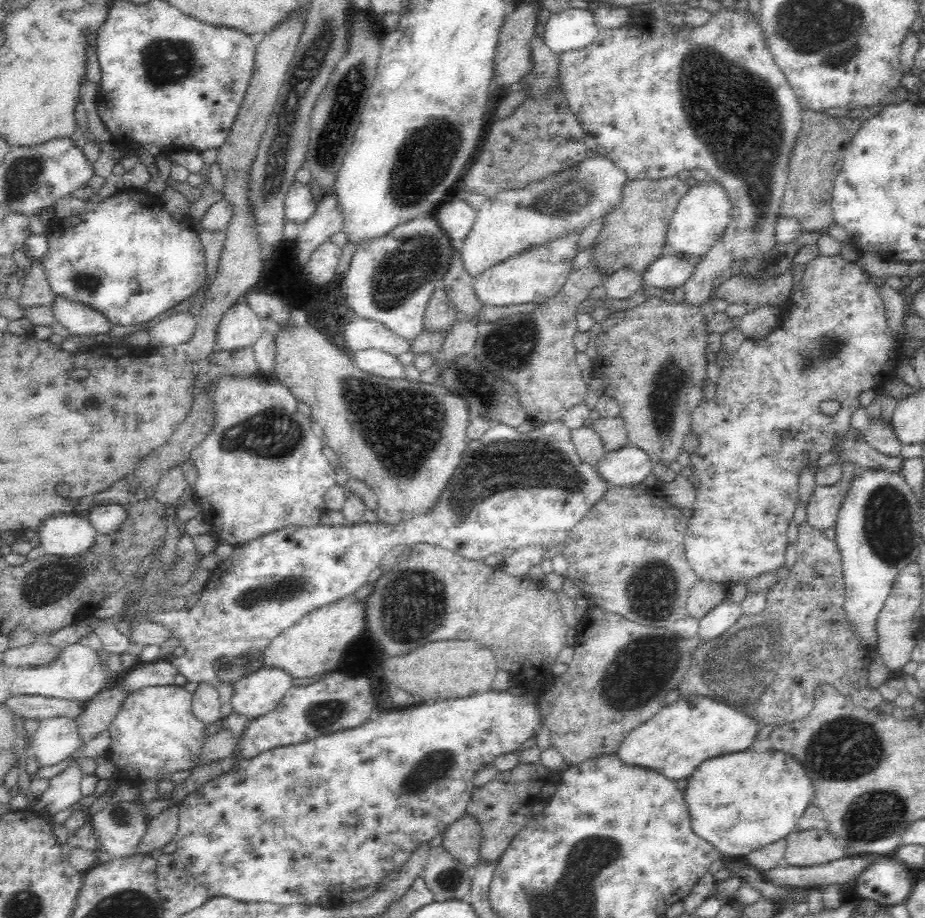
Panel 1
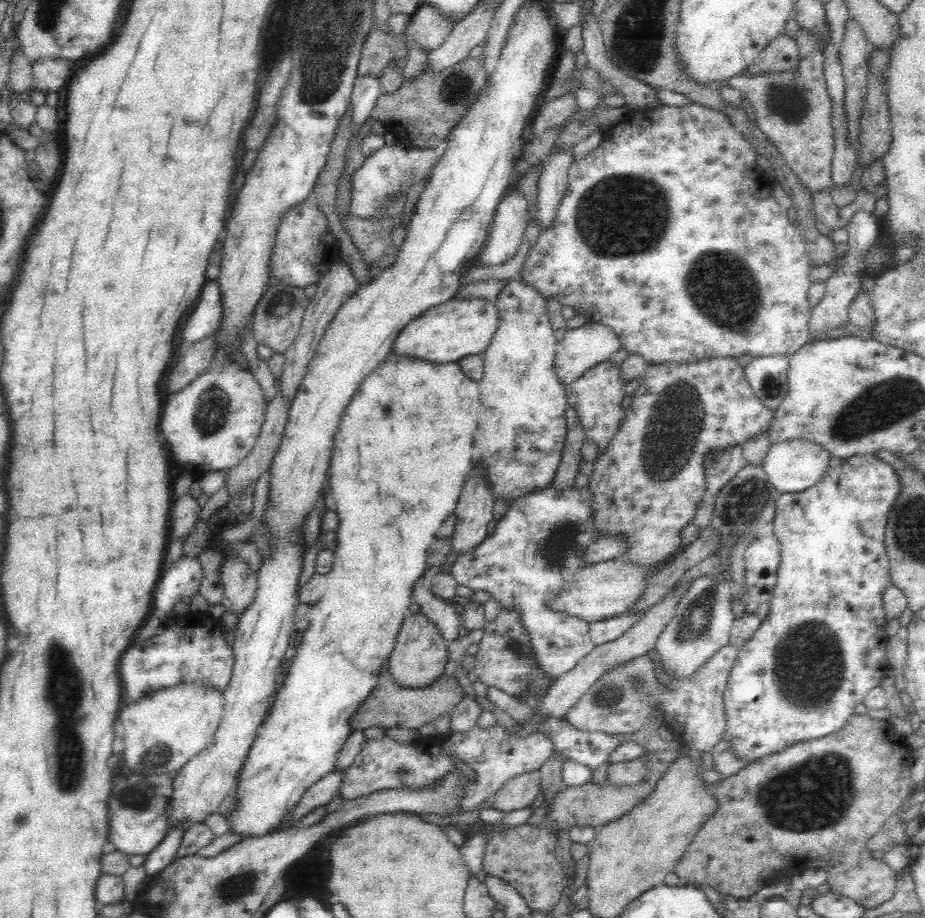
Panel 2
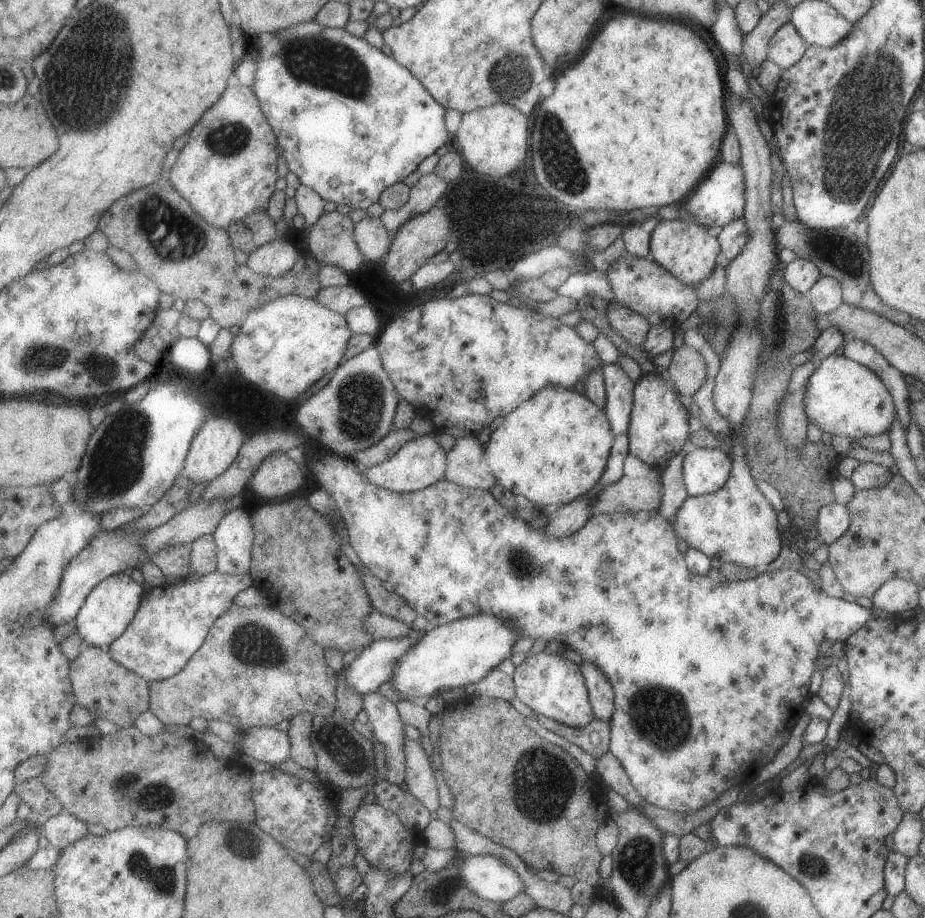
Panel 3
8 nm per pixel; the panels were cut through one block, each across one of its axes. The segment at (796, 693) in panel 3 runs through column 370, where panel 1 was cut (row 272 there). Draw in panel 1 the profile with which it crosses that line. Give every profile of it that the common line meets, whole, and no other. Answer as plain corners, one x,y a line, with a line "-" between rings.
572,232
560,240
554,240
546,246
532,248
528,252
518,254
490,269
480,271
472,277
474,297
484,305
510,306
526,303
542,302
560,292
568,276
572,274
574,257
578,254
578,238
580,232

